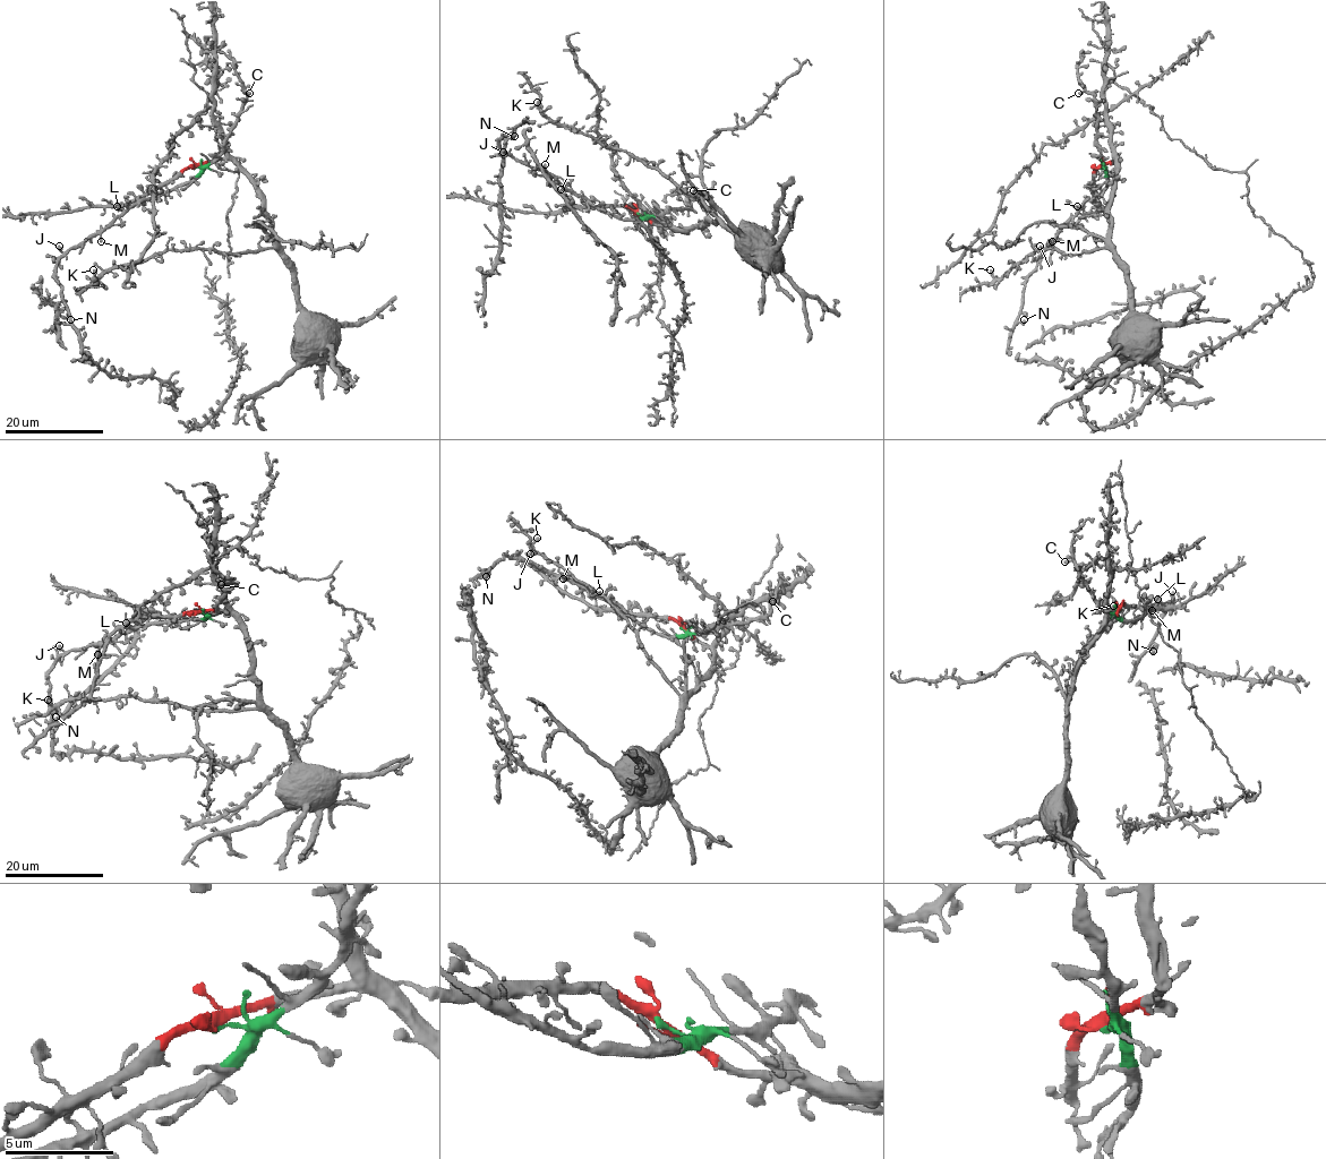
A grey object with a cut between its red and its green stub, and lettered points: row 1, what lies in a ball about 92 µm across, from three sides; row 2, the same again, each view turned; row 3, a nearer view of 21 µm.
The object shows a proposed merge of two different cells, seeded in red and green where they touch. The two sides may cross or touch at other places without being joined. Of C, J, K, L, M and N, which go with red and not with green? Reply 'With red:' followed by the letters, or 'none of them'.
With red: K

